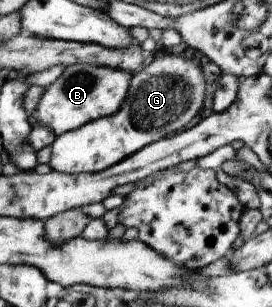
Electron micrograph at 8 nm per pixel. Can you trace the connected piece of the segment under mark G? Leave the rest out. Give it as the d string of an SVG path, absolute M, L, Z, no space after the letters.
M157 51L149 56L140 69L131 73L125 98L115 114L104 116L85 123L73 130L65 131L56 136L50 144L51 155L48 165L54 172L65 174L96 173L108 169L111 165L135 154L158 138L172 136L172 133L185 129L186 123L198 113L204 99L204 77L198 64L180 55L164 54Z

